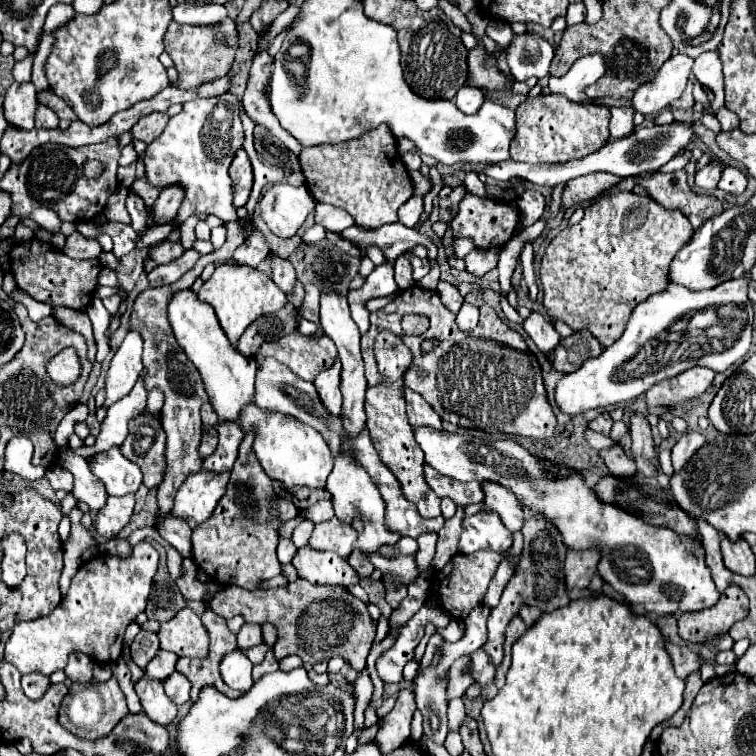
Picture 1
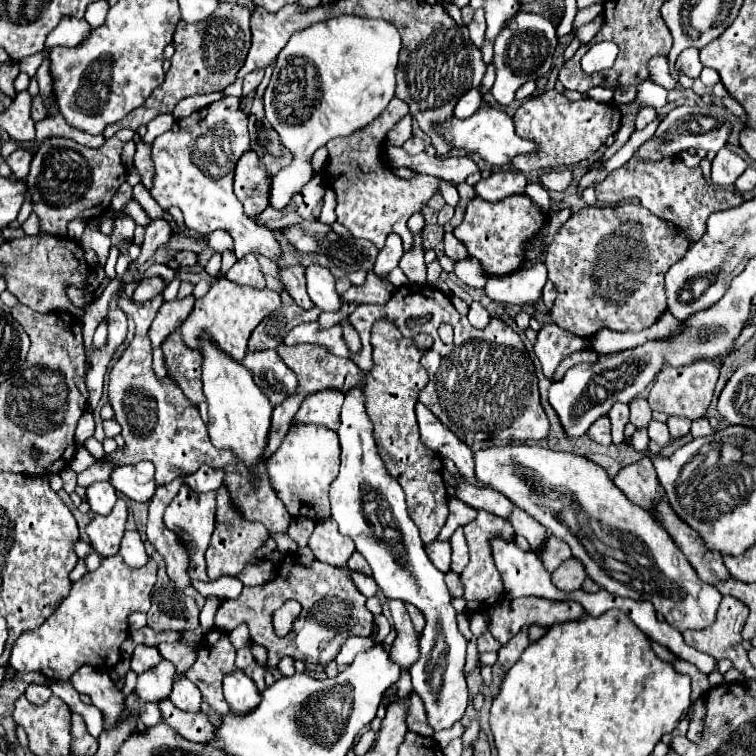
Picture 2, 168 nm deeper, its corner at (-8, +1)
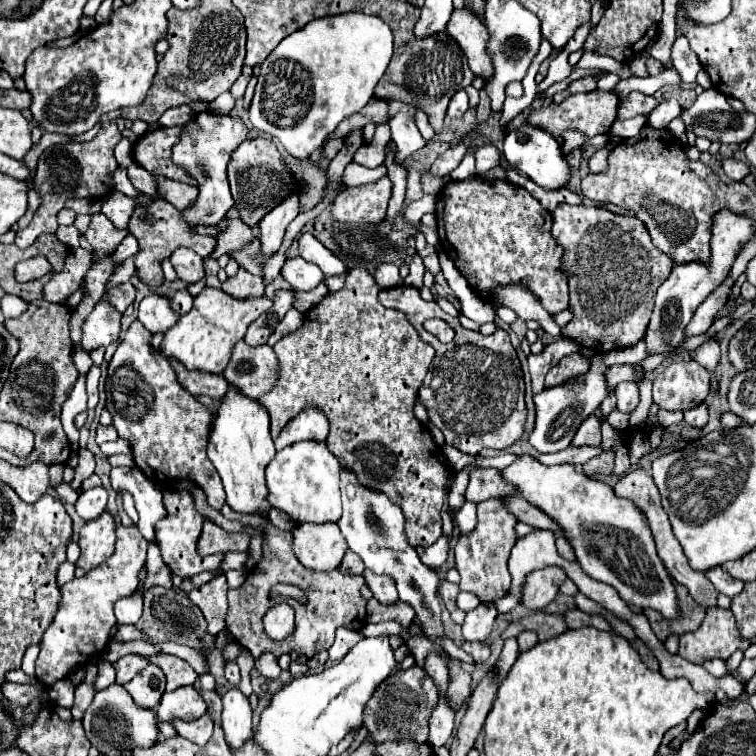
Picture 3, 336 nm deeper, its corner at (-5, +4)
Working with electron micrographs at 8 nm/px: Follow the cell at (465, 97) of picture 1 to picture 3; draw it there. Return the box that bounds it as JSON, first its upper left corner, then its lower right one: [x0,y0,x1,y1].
[447,90,469,118]

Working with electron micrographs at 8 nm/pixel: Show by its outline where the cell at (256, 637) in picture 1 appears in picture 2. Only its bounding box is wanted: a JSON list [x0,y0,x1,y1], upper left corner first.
[236,645,254,671]

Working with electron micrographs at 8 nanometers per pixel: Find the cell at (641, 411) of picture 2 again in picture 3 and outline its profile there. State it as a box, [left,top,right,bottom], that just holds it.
[615,382,639,414]

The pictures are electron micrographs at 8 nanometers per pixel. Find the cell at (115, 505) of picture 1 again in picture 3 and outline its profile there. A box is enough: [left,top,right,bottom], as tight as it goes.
[77,510,115,570]

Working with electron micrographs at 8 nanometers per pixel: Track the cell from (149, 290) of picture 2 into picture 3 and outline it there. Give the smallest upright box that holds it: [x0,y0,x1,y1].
[109,282,137,312]

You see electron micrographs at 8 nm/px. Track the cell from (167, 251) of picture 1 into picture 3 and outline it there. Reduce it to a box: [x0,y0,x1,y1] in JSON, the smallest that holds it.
[171,248,205,282]

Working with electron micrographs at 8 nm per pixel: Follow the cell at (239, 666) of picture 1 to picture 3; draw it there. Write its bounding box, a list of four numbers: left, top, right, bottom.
[223,688,253,750]

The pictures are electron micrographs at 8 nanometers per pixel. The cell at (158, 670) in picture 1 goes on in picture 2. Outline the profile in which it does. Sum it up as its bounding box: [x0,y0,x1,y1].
[134,661,174,703]

